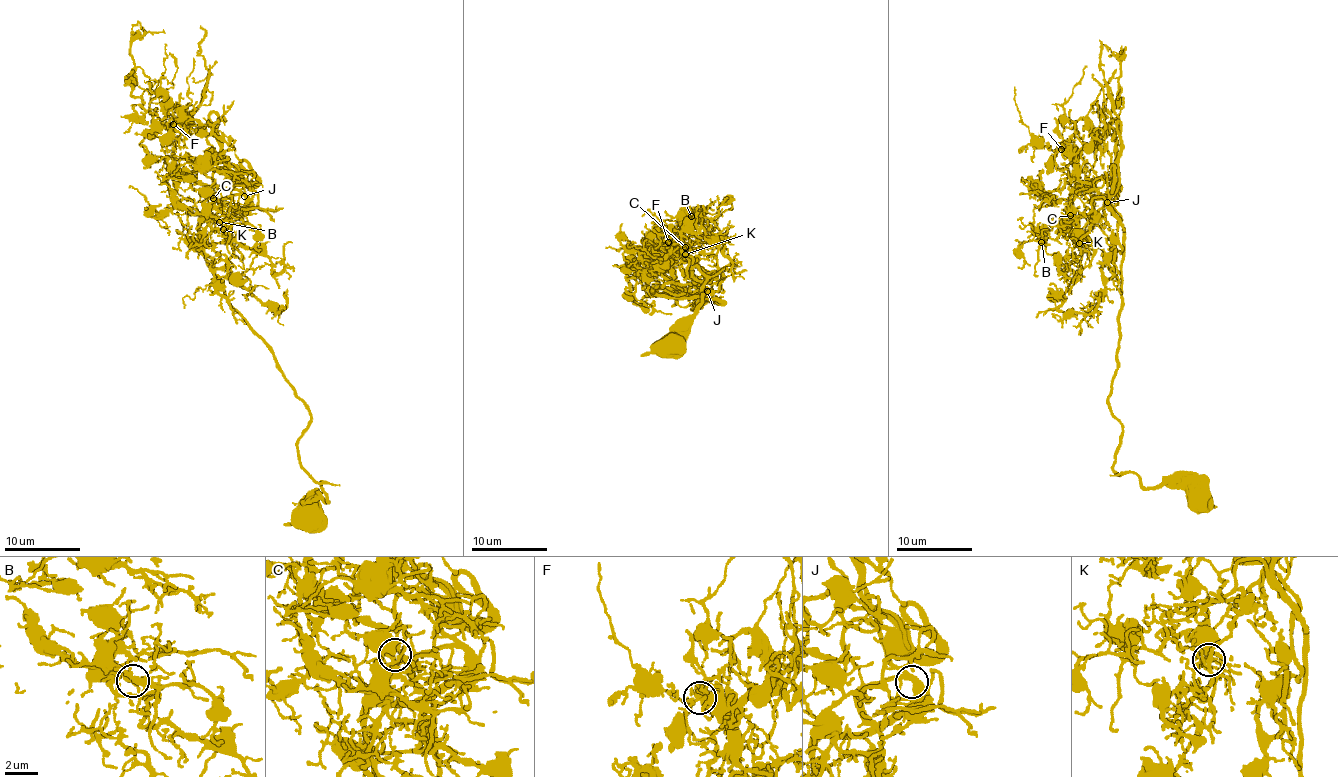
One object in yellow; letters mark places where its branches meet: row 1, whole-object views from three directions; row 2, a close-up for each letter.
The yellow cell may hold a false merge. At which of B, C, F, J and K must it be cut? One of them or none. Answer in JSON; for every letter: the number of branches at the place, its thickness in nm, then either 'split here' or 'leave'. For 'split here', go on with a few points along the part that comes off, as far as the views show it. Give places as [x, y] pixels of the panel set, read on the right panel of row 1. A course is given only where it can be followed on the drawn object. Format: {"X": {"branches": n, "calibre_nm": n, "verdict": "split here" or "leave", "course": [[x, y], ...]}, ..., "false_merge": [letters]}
{"B": {"branches": 7, "calibre_nm": 280, "verdict": "leave"}, "C": {"branches": 5, "calibre_nm": 400, "verdict": "leave"}, "F": {"branches": 6, "calibre_nm": 400, "verdict": "leave"}, "J": {"branches": 7, "calibre_nm": 360, "verdict": "leave"}, "K": {"branches": 6, "calibre_nm": 200, "verdict": "leave"}, "false_merge": []}

